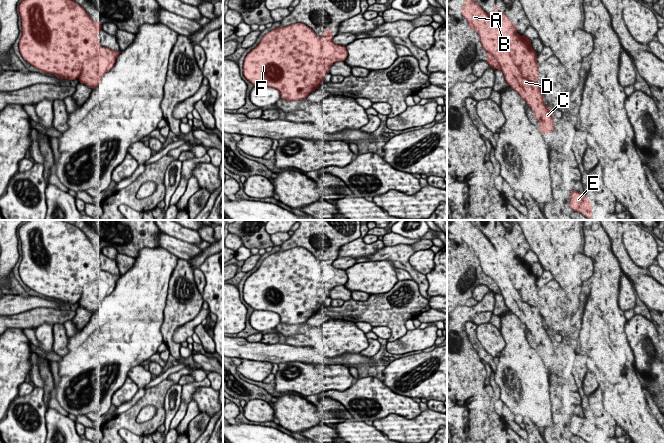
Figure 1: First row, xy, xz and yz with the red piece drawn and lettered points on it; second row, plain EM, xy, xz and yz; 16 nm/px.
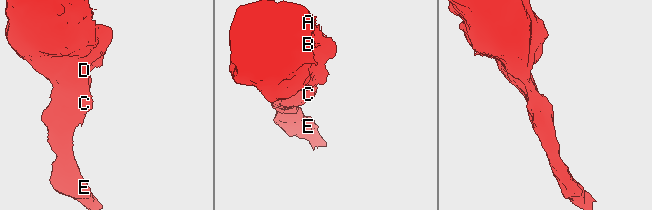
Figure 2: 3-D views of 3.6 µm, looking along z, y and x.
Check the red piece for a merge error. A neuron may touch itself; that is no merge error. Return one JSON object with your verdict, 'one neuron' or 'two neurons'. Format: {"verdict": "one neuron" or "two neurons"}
{"verdict": "two neurons"}

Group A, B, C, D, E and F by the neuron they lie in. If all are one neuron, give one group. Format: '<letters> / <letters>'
A C D E F / B

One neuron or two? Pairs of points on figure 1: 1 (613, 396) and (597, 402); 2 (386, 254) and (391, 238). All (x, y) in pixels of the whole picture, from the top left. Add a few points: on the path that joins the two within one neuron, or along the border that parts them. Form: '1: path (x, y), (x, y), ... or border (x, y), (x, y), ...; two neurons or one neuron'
1: border (598, 388), (602, 394), (603, 408), (615, 420); two neurons
2: border (410, 244), (385, 246); two neurons

